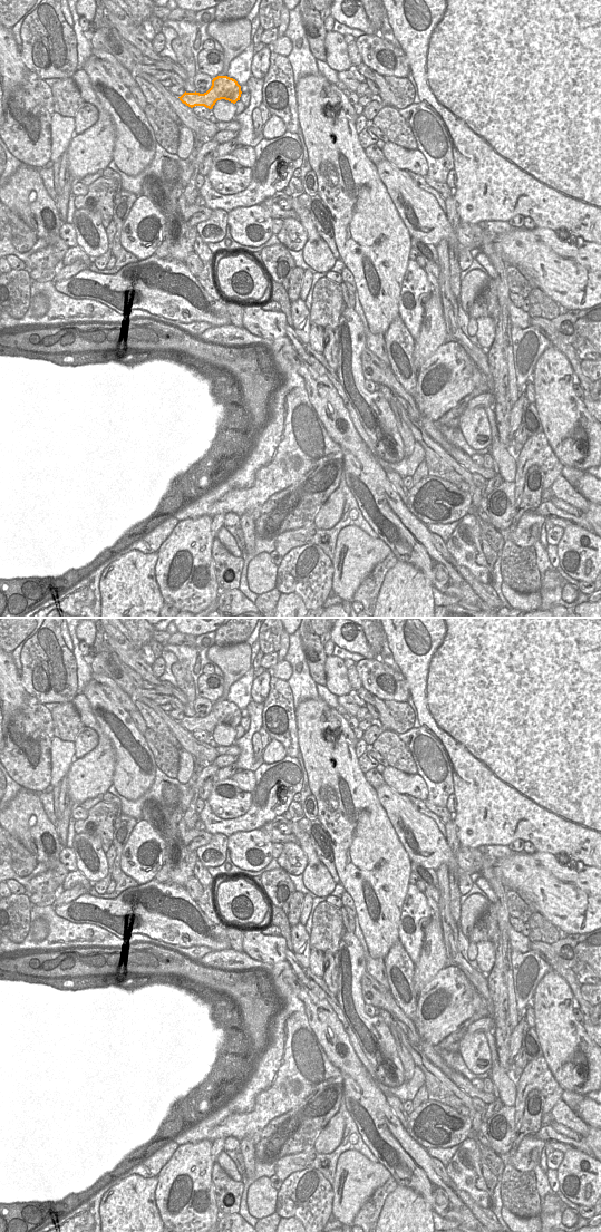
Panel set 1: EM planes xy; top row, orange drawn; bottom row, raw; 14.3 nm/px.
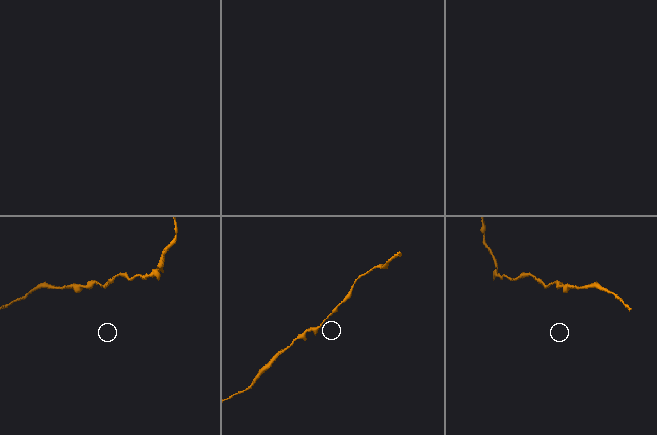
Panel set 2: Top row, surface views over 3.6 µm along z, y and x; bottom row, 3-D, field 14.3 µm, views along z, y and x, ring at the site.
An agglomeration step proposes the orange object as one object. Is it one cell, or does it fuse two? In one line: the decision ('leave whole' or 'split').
leave whole

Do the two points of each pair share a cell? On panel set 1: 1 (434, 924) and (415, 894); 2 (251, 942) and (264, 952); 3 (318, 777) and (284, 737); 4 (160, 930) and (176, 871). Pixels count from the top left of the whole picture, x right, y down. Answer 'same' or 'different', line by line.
1: different
2: same
3: different
4: different

